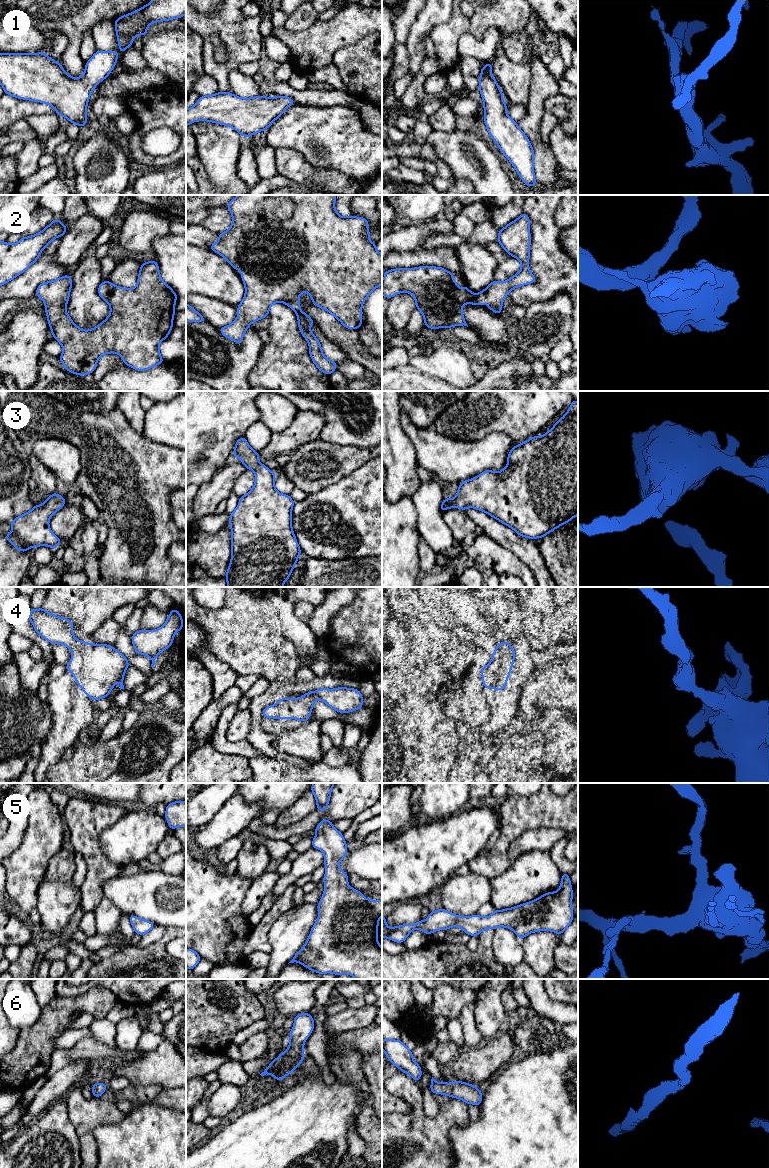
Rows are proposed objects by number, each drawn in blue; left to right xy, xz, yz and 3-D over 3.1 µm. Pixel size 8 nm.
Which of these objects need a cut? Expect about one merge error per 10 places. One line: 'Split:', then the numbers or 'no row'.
Split: no row

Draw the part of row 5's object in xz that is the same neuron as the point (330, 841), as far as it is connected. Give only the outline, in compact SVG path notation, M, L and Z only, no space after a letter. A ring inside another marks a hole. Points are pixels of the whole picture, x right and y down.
M323 818L314 831L316 836L312 847L324 853L325 889L317 904L318 919L305 945L289 963L298 962L321 975L333 973L336 976L348 974L356 979L382 979L382 947L377 940L382 900L365 898L360 891L348 885L349 876L339 868L339 862L348 852L347 843L342 832L333 827L333 822Z

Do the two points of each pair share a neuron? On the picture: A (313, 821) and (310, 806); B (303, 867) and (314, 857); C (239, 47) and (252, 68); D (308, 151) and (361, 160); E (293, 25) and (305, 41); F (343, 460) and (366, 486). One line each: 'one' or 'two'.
A: two
B: one
C: two
D: one
E: two
F: two

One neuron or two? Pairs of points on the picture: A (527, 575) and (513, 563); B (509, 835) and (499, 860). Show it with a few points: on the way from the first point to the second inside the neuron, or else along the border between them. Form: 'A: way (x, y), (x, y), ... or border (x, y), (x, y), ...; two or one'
A: way (524, 573), (516, 566); one
B: way (504, 841), (499, 849), (499, 854); one

